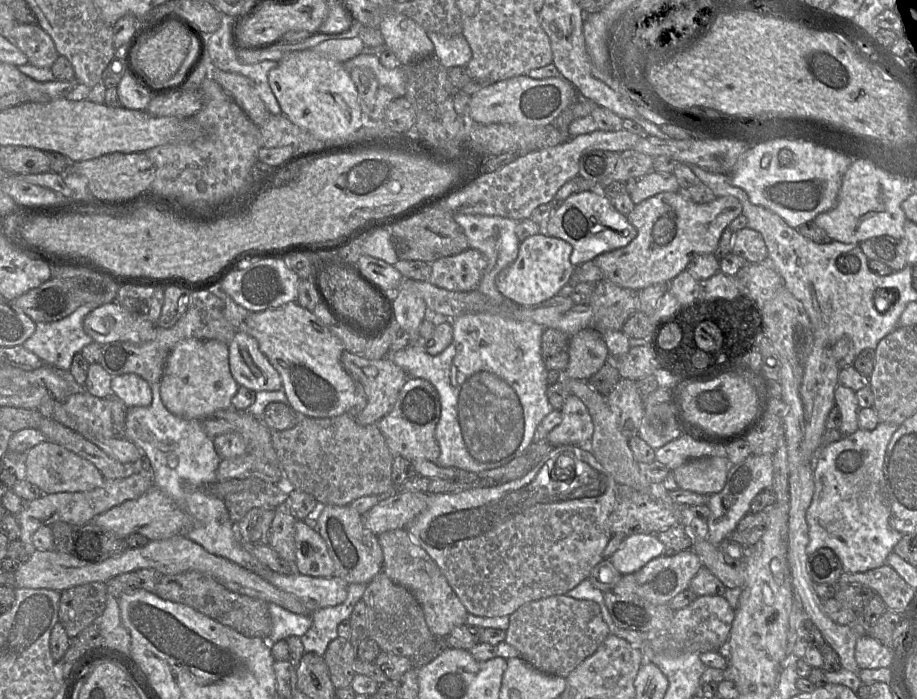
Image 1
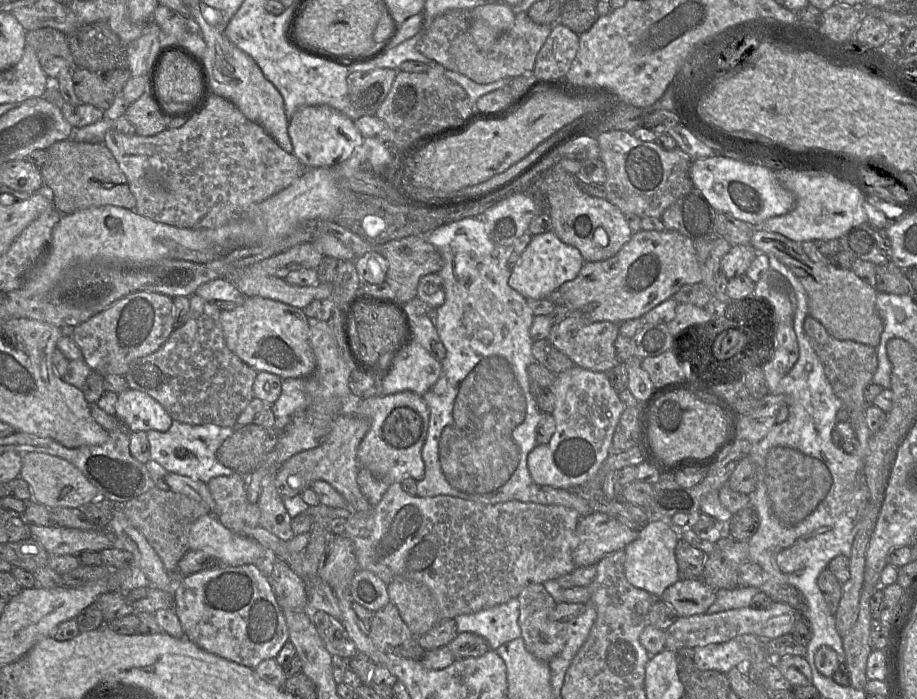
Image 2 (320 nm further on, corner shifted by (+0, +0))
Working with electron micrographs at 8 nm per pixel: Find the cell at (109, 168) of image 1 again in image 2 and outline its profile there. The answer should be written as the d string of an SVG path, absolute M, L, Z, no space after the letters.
M59 141L47 148L47 160L40 168L44 185L53 192L53 204L61 215L114 205L135 210L136 199L118 162L103 142Z

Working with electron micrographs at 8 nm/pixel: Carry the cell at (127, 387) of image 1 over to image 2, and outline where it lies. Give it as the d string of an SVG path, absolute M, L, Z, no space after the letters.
M131 388L118 394L115 417L129 432L166 432L173 421L158 401Z

